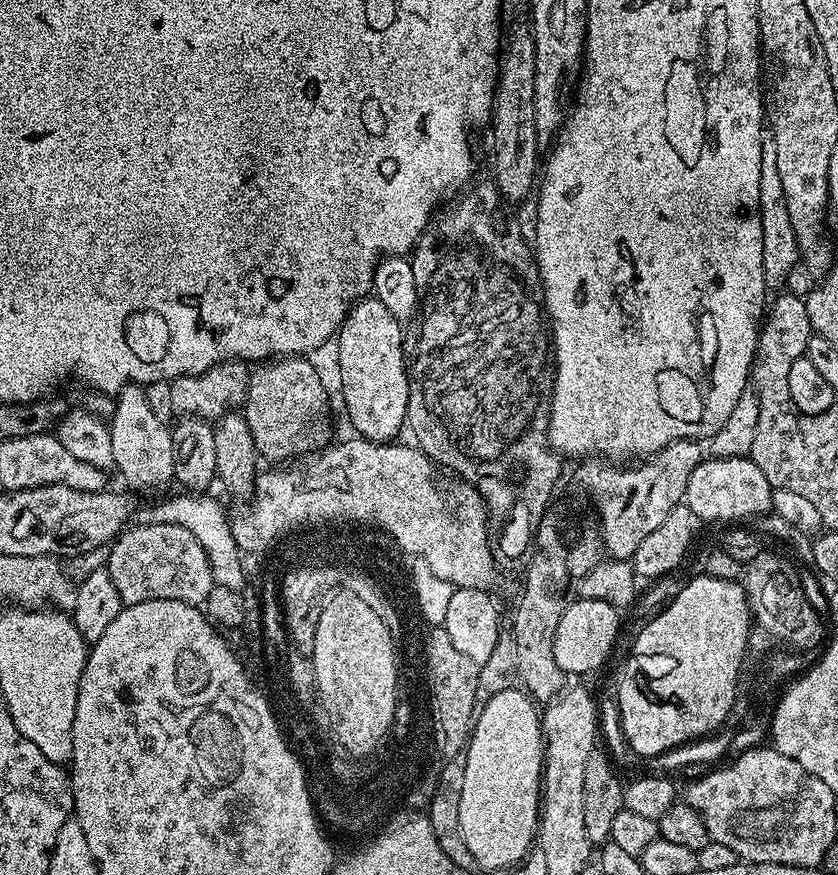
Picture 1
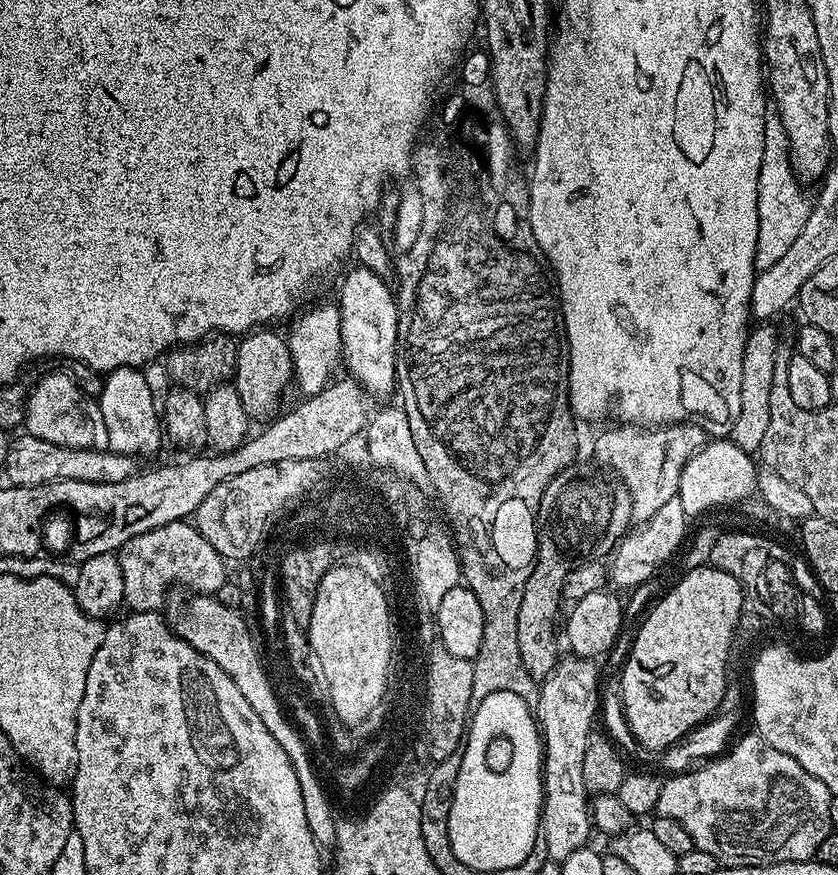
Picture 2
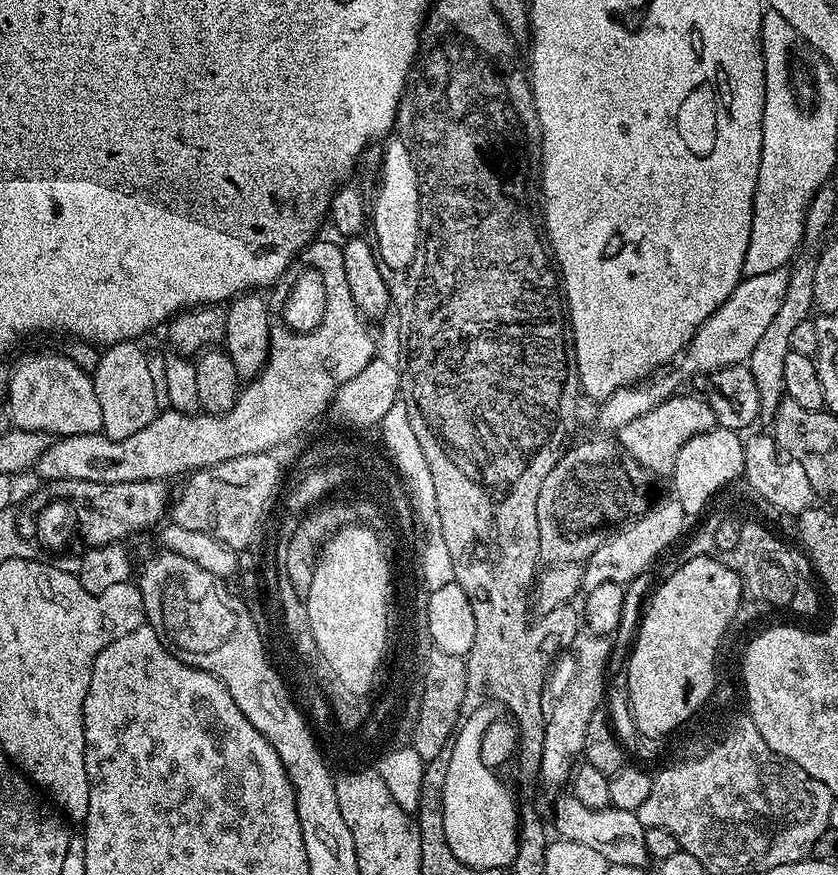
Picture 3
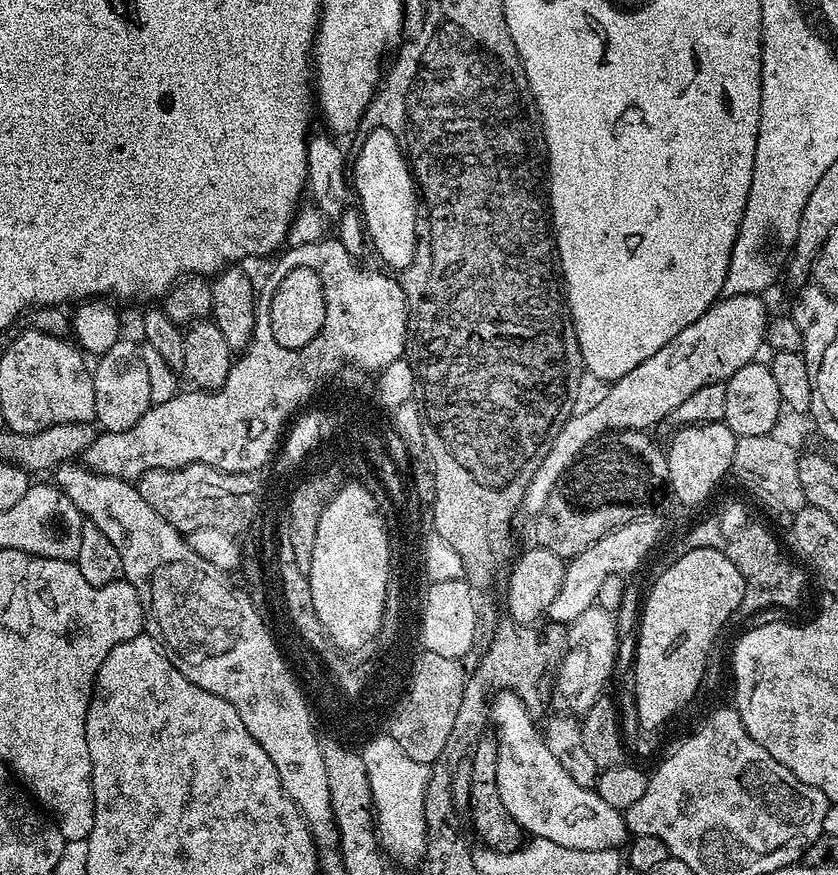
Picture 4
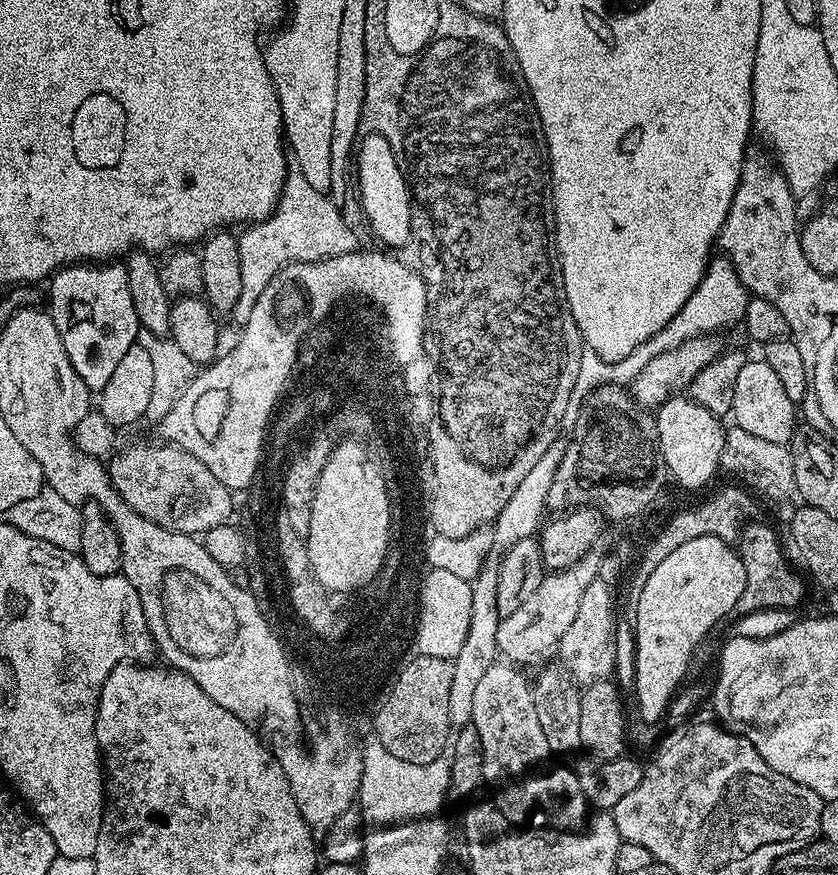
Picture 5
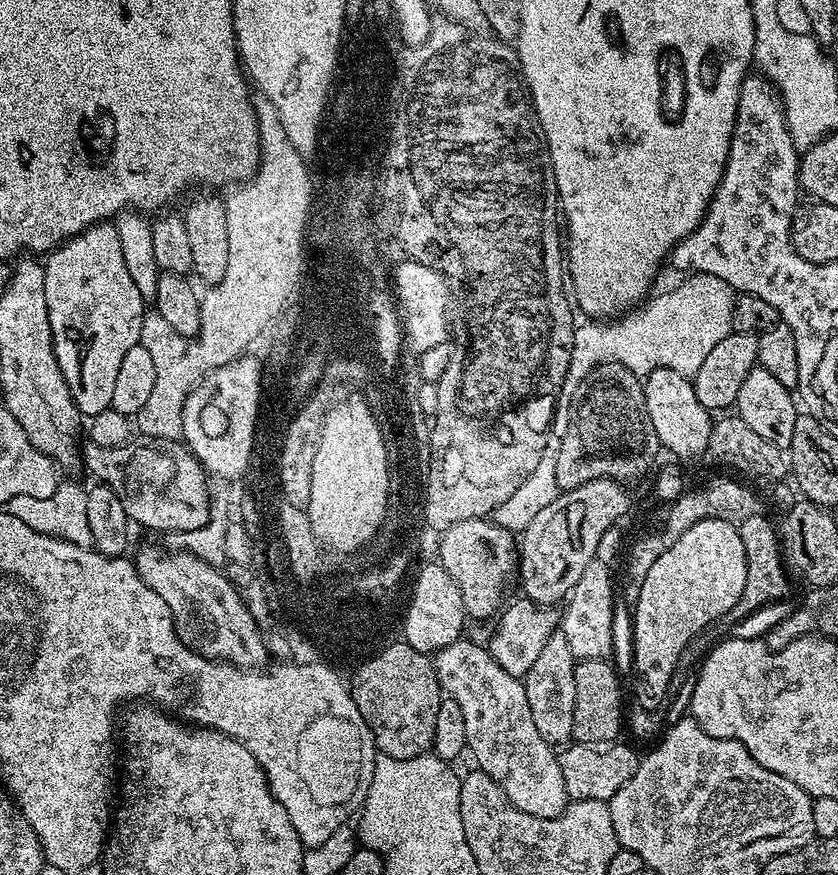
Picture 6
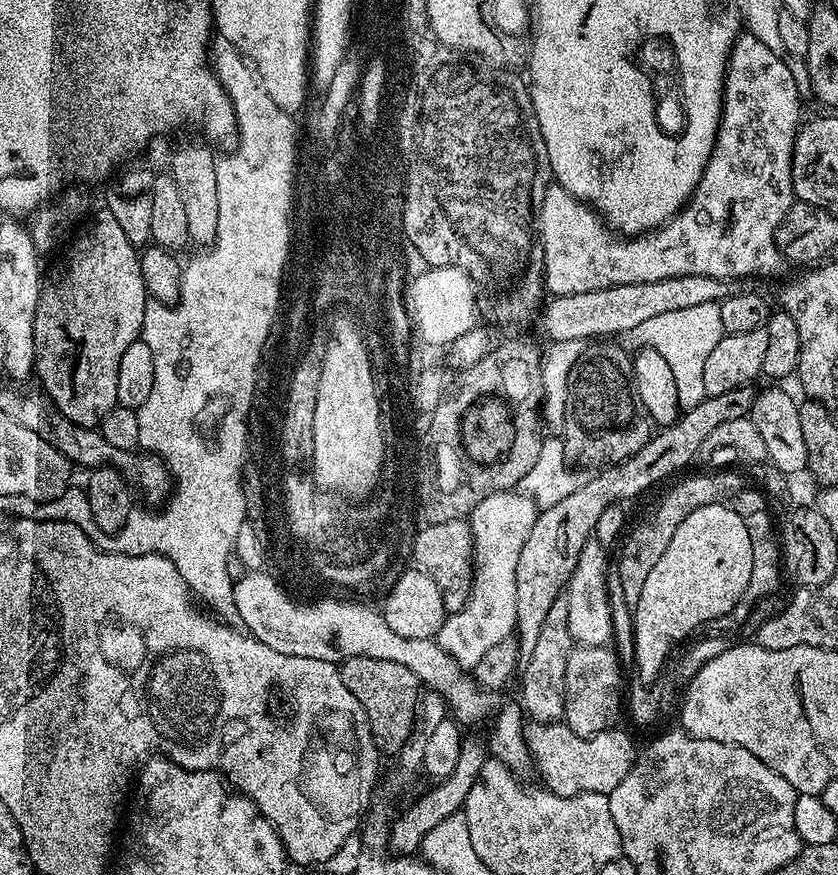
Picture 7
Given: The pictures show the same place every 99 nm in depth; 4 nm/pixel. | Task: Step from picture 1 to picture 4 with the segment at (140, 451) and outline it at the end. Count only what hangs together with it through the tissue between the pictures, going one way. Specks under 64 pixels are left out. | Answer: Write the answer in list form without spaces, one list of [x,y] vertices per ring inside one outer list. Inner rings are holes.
[[[121,338],[95,361],[92,381],[94,382],[95,423],[106,432],[125,432],[152,407],[150,377],[146,375],[146,362],[142,362],[140,344]]]

